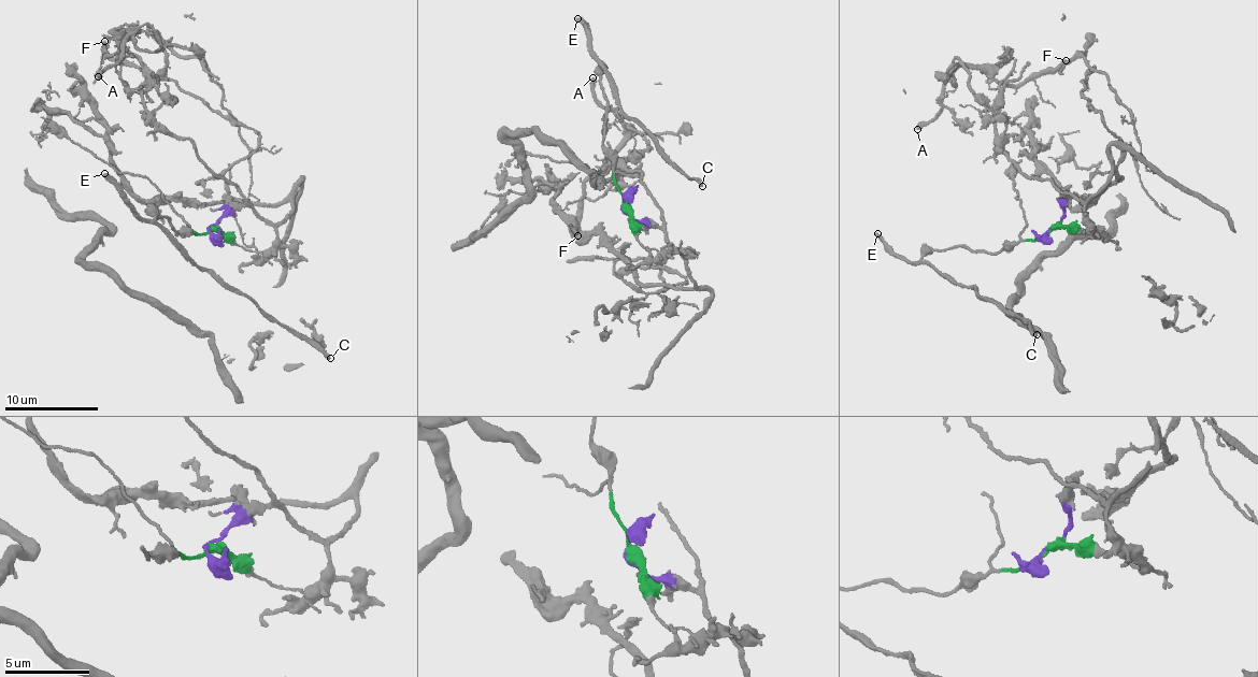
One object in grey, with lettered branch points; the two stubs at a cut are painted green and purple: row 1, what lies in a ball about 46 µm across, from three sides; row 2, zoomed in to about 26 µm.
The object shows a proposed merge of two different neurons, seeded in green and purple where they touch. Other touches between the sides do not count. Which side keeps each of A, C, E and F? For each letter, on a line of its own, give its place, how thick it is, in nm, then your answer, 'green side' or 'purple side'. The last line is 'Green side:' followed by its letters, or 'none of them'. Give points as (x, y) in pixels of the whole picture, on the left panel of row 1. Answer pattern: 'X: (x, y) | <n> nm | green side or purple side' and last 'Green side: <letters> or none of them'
A: (98, 76) | 380 nm | purple side
C: (330, 358) | 280 nm | green side
E: (104, 173) | 280 nm | green side
F: (104, 41) | 300 nm | purple side
Green side: C, E

